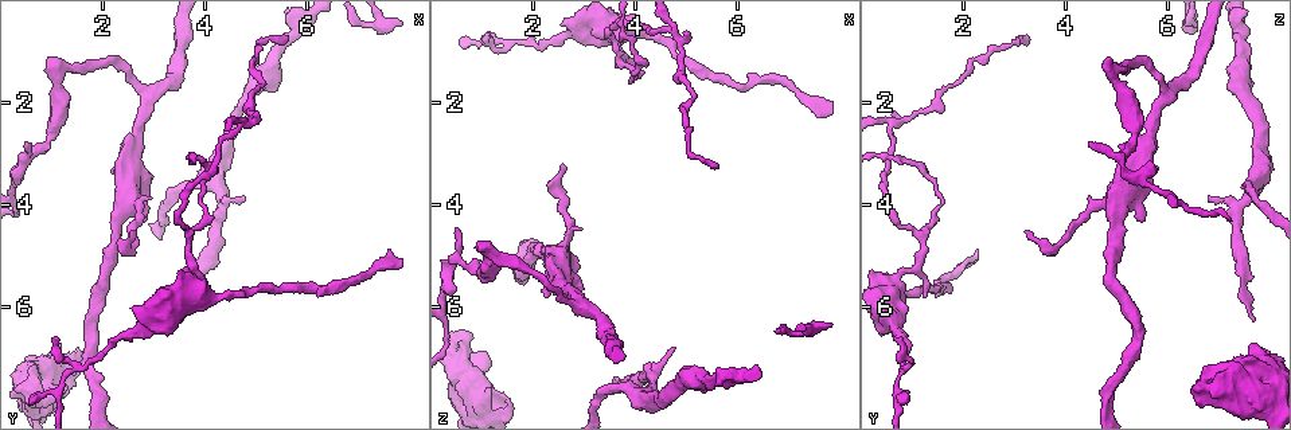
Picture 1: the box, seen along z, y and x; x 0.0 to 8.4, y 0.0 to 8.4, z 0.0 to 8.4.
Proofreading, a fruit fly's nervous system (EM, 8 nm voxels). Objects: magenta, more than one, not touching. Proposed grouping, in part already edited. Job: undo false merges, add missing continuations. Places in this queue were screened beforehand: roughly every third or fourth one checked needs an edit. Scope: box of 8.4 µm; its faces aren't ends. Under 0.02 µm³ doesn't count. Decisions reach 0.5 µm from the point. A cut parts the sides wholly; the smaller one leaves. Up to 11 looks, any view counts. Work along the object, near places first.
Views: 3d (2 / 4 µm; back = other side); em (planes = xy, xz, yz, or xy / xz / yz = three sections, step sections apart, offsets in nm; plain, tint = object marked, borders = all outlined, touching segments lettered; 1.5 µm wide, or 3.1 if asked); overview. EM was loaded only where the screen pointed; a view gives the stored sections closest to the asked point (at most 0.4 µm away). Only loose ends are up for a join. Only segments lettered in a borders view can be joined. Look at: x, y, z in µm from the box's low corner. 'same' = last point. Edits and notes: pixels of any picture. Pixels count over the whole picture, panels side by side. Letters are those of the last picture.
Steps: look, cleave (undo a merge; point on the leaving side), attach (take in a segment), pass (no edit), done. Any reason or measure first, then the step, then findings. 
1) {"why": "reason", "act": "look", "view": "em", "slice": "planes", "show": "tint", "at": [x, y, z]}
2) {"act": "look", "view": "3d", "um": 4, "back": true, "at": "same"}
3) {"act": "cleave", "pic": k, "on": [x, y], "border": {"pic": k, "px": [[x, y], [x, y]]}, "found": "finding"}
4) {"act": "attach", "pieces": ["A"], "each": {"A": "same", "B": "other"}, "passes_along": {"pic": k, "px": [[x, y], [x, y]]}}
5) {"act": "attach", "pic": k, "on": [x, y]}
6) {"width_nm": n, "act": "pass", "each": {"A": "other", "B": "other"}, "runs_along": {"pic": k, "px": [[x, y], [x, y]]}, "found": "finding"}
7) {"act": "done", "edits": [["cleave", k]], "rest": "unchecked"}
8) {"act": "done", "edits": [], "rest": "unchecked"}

{"why": "sharp bend", "act": "look", "view": "em", "slice": "xy", "step": 4, "show": "tint", "at": [0.55, 7.60, 6.75]}

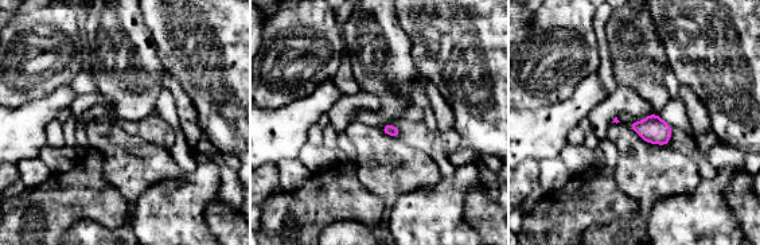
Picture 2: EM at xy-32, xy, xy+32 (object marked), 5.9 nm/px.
{"why": "another direction", "act": "look", "view": "em", "slice": "planes", "show": "tint", "at": "same"}

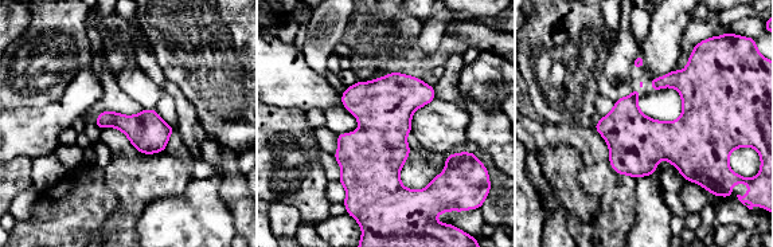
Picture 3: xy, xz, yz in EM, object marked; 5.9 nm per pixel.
{"why": "what lies round it", "act": "look", "view": "em", "slice": "planes", "show": "borders", "at": "same"}

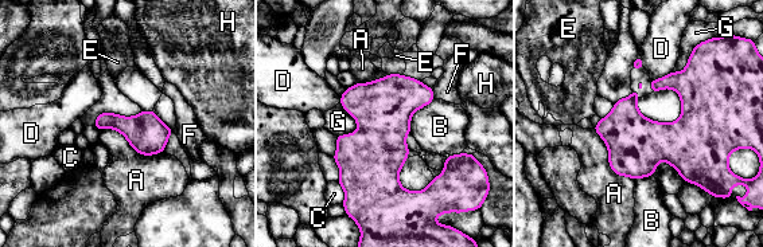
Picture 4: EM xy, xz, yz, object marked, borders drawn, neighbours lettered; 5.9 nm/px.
{"act": "pass", "each": {"A": "other", "B": "other", "C": "other", "D": "other", "E": "other", "F": "other", "G": "other", "H": "other"}, "found": "continuous, no second neuron"}

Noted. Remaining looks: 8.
{"why": "free end", "act": "look", "view": "3d", "um": 4, "at": [3.50, 6.25, 7.60]}

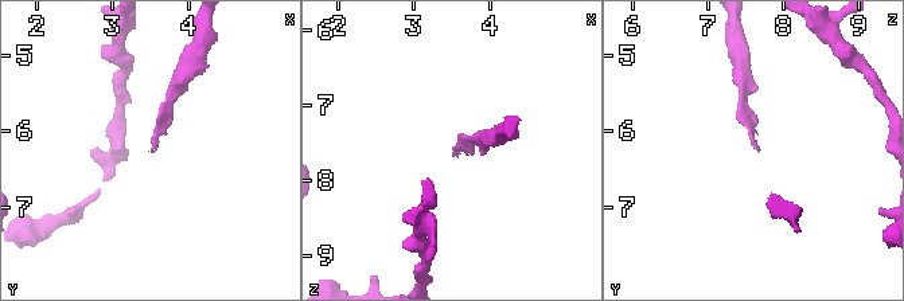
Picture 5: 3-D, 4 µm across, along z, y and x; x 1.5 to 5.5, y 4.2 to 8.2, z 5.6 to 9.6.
{"act": "look", "view": "em", "slice": "xz", "step": 8, "show": "borders", "at": [3.55, 6.25, 7.60]}

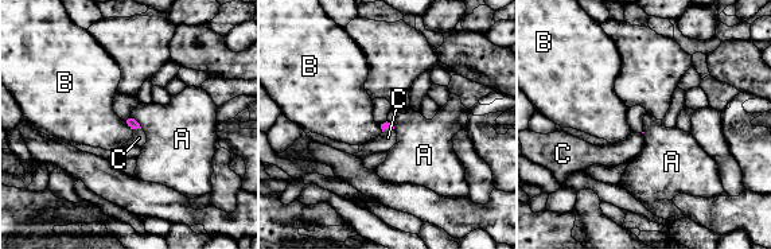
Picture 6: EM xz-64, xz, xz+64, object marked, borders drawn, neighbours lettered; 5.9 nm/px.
{"why": "cut it another way", "act": "look", "view": "em", "slice": "planes", "show": "borders", "at": "same"}

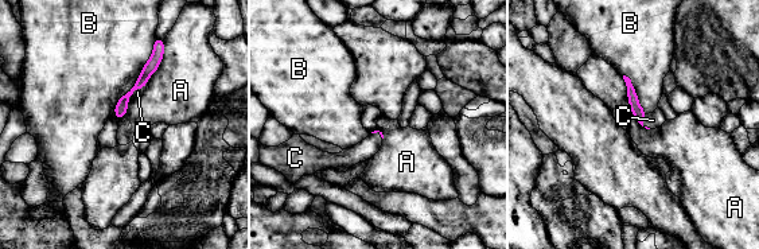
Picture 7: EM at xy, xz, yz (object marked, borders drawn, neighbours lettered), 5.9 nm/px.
{"act": "attach", "pieces": ["C"], "each": {"A": "other", "B": "other", "C": "same"}, "found": "the neuron continues"}

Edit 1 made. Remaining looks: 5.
{"why": "abrupt turn", "act": "look", "view": "3d", "um": 4, "at": [4.65, 2.50, 0.55]}

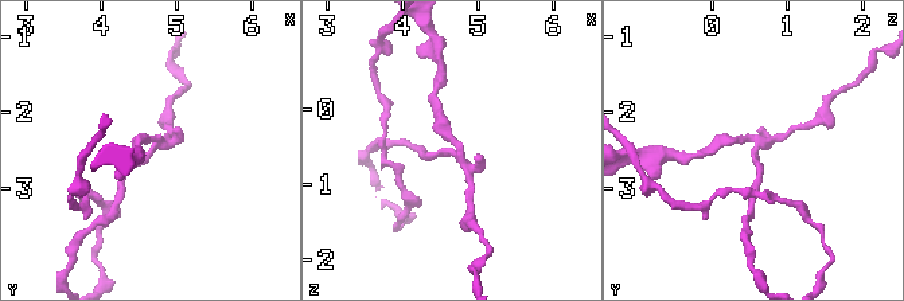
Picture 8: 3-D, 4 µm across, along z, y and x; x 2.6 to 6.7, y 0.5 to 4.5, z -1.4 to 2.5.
{"act": "look", "view": "em", "slice": "planes", "show": "plain", "at": [4.60, 2.55, 0.60]}

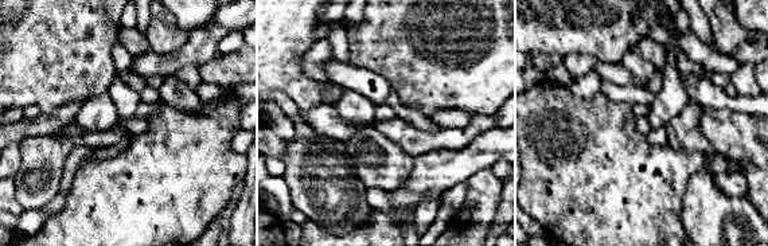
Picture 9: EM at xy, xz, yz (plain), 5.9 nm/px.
{"why": "what lies round it", "act": "look", "view": "em", "slice": "planes", "show": "borders", "at": "same"}

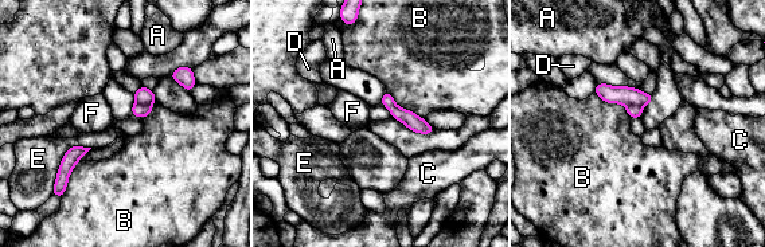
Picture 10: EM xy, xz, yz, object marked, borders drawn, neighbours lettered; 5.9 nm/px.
{"longest_contact_nm": ["E", 380], "act": "cleave", "pic": 10, "on": [145, 97], "each": {"A": "other", "B": "other", "C": "other", "D": "other", "E": "other", "F": "other"}, "part_leaving": {"pic": 10, "px": [[600, 86], [611, 94], [648, 97]]}, "found": "a second neuron is stuck on"}

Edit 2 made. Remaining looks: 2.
{"act": "done", "edits": [["attach", 7], ["cleave", 10]], "rest": "unchecked"}

